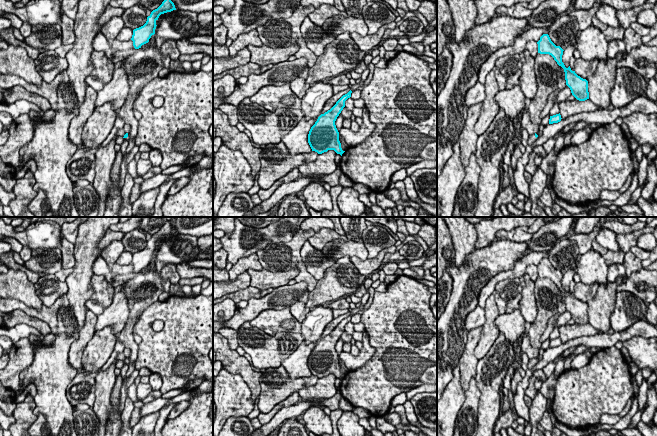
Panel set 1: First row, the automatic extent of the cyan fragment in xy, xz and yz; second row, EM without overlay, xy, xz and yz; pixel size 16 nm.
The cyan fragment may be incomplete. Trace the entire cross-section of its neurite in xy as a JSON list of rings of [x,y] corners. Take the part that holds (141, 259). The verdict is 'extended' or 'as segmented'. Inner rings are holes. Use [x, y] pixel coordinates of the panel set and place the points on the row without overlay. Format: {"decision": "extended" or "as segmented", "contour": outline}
{"decision": "as segmented", "contour": [[[167,221],[157,233],[151,236],[143,250],[133,254],[131,264],[133,265],[134,272],[139,273],[142,269],[148,267],[151,260],[155,258],[156,245],[159,240],[173,234],[176,234],[175,229],[170,221]]]}

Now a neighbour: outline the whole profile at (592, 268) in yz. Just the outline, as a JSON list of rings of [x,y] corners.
[[[588,250],[581,255],[578,264],[578,273],[574,275],[573,280],[578,283],[581,282],[586,285],[598,285],[607,283],[608,266],[605,263],[603,256],[593,251]]]

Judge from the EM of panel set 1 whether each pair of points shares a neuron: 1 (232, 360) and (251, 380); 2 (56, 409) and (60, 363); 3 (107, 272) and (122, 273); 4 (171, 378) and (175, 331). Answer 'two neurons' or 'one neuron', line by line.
1: one neuron
2: one neuron
3: one neuron
4: one neuron

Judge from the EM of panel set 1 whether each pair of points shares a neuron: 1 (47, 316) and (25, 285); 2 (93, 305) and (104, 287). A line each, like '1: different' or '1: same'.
1: different
2: same

